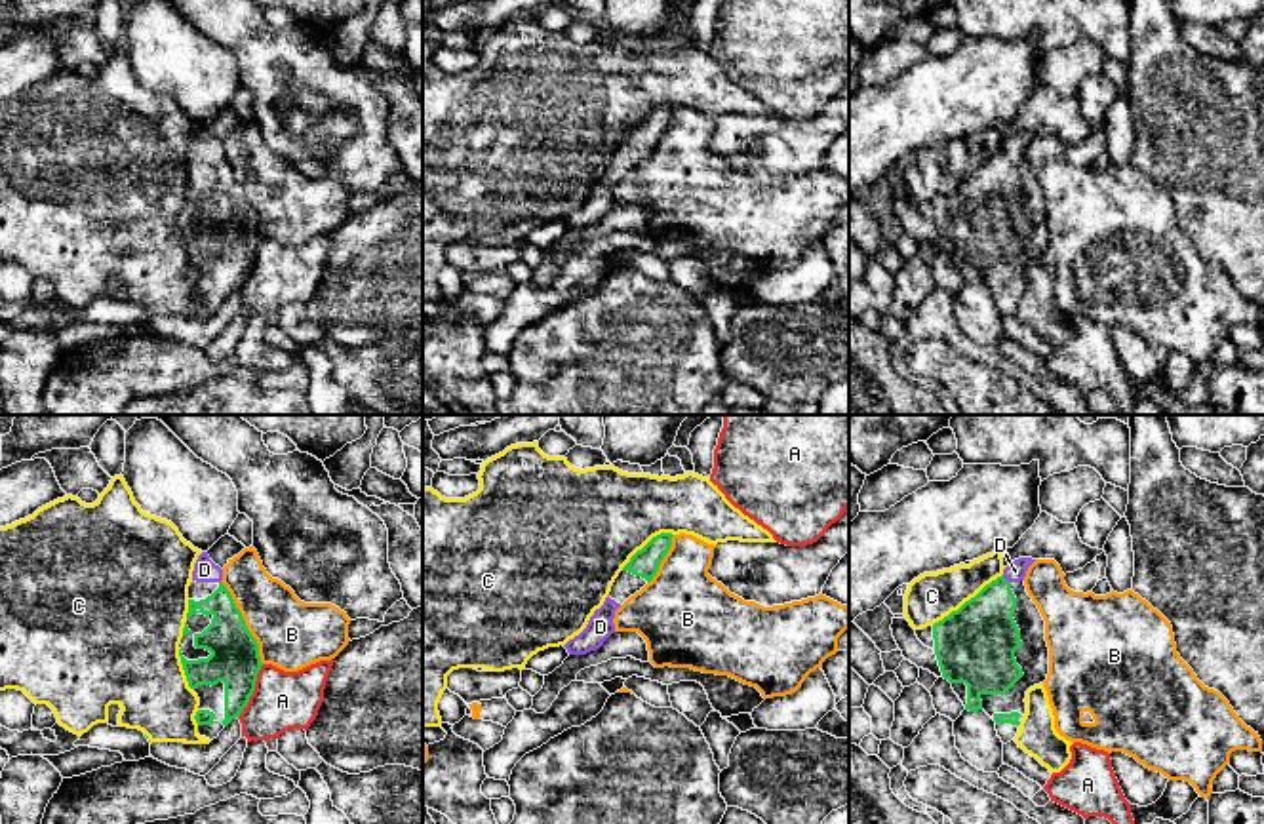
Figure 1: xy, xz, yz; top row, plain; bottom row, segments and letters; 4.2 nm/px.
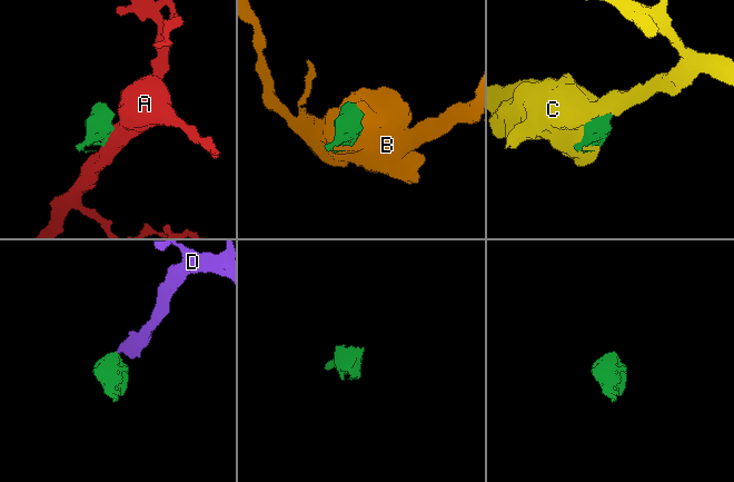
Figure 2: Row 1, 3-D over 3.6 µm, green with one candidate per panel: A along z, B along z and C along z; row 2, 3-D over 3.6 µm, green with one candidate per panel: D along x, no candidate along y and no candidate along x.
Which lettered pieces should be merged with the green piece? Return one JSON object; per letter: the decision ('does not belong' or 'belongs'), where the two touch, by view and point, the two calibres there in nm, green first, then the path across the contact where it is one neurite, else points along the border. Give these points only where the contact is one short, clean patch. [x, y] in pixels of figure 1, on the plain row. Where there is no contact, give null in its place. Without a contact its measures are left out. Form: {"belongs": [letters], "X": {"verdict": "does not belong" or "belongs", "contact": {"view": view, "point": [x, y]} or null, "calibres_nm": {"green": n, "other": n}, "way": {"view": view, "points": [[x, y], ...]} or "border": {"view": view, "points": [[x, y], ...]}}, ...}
{"belongs": ["D"], "A": {"verdict": "does not belong", "contact": {"view": "xy", "point": [254, 263]}, "calibres_nm": {"green": 220, "other": 240}, "border": {"view": "xy", "points": [[263, 238], [256, 263], [238, 292]]}}, "B": {"verdict": "does not belong", "contact": {"view": "xy", "point": [244, 196]}, "calibres_nm": {"green": 220, "other": 300}}, "C": {"verdict": "does not belong", "contact": {"view": "yz", "point": [966, 176]}, "calibres_nm": {"green": 340, "other": 200}}, "D": {"verdict": "belongs", "contact": {"view": "yz", "point": [1004, 153]}, "calibres_nm": {"green": 300, "other": 90}, "way": {"view": "yz", "points": [[983, 208], [1004, 153], [1015, 145]]}}}

